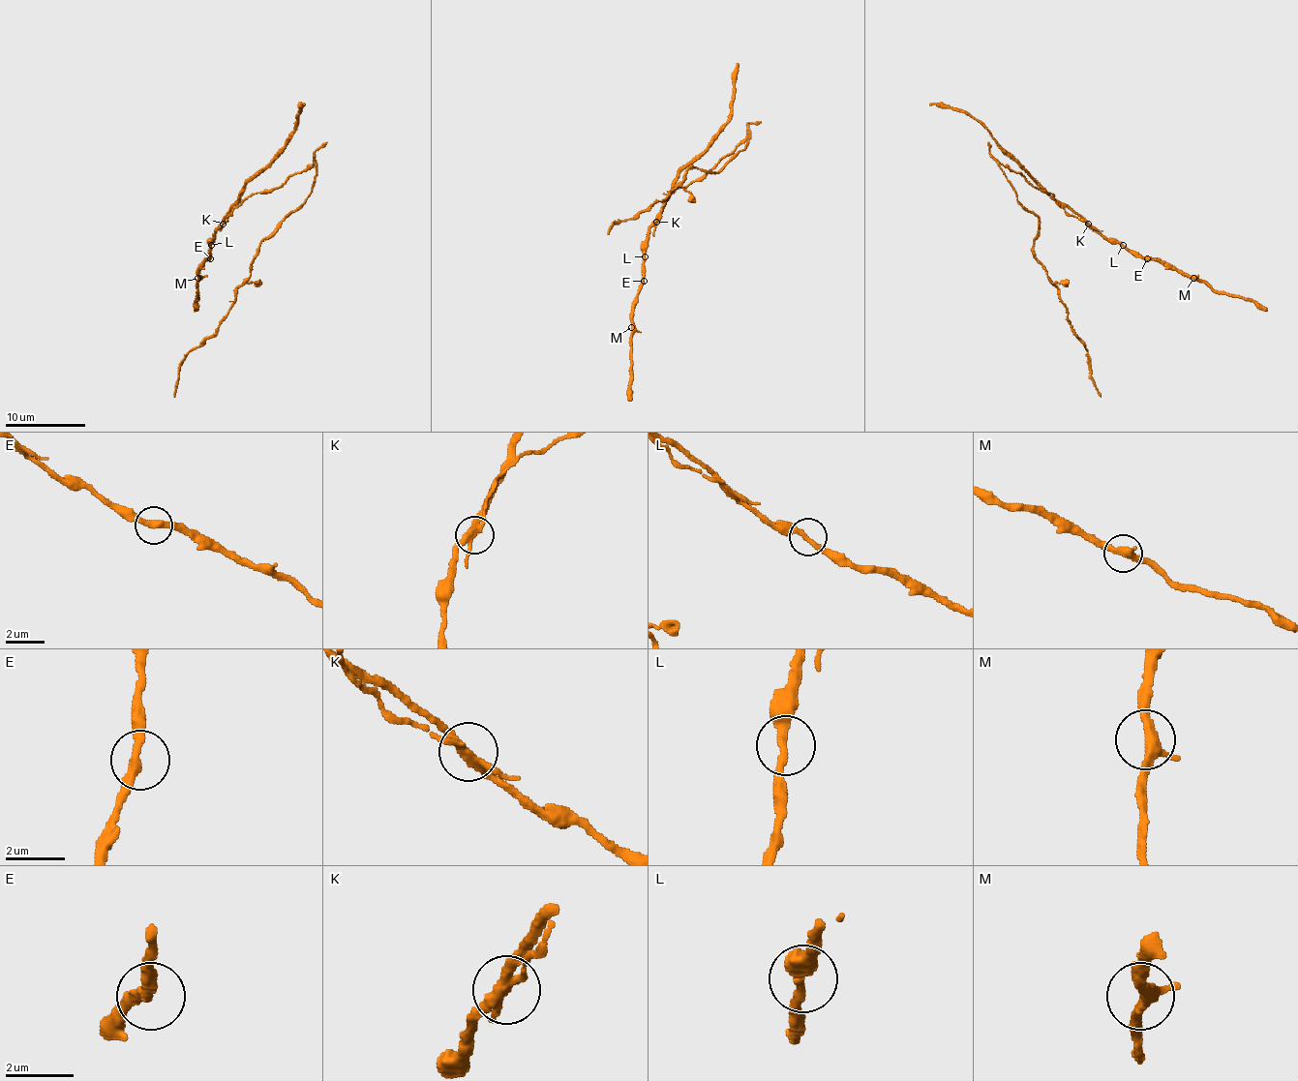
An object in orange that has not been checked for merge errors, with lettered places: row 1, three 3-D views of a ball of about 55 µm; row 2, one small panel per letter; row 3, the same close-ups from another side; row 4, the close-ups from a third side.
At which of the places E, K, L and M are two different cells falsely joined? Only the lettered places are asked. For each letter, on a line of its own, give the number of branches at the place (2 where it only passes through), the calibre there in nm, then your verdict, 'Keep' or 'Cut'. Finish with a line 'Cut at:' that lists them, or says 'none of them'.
E: Branches: 2. Thickness 300 nm. Keep
K: Branches: 3. Thickness 300 nm. Cut
L: Branches: 2. Thickness 280 nm. Keep
M: Branches: 3. Thickness 320 nm. Keep
Cut at: K

